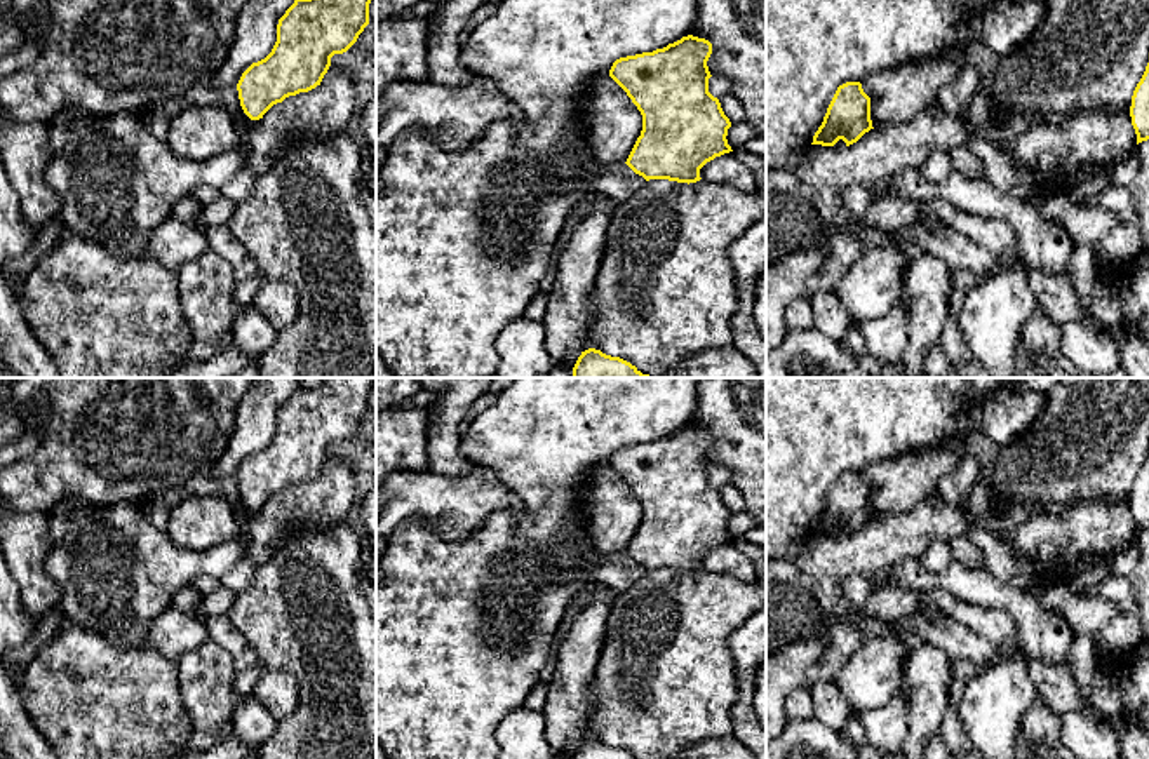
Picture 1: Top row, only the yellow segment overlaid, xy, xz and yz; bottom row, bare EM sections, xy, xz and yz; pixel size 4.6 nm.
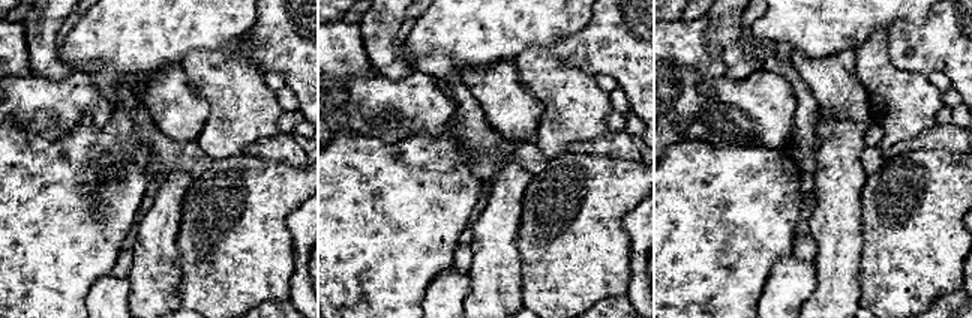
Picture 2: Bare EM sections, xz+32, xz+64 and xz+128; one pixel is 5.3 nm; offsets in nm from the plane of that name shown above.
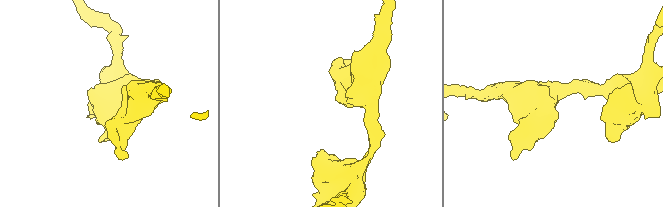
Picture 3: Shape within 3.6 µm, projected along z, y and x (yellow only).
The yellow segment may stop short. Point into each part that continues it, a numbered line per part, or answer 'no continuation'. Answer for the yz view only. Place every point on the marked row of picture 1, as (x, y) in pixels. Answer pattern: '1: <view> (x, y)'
no continuation

